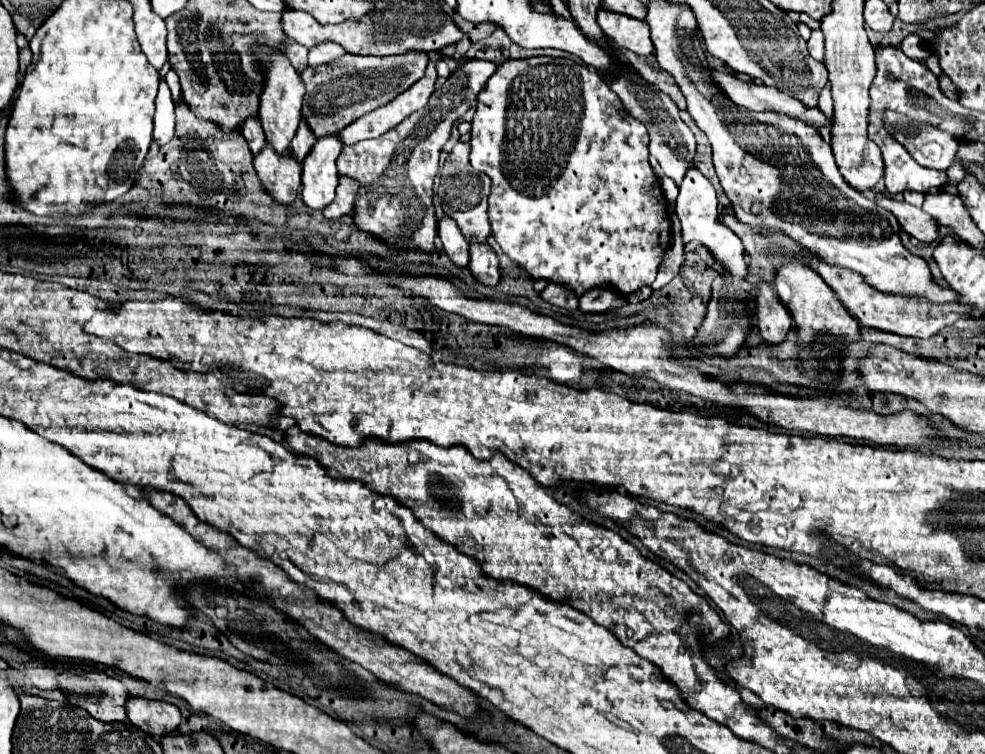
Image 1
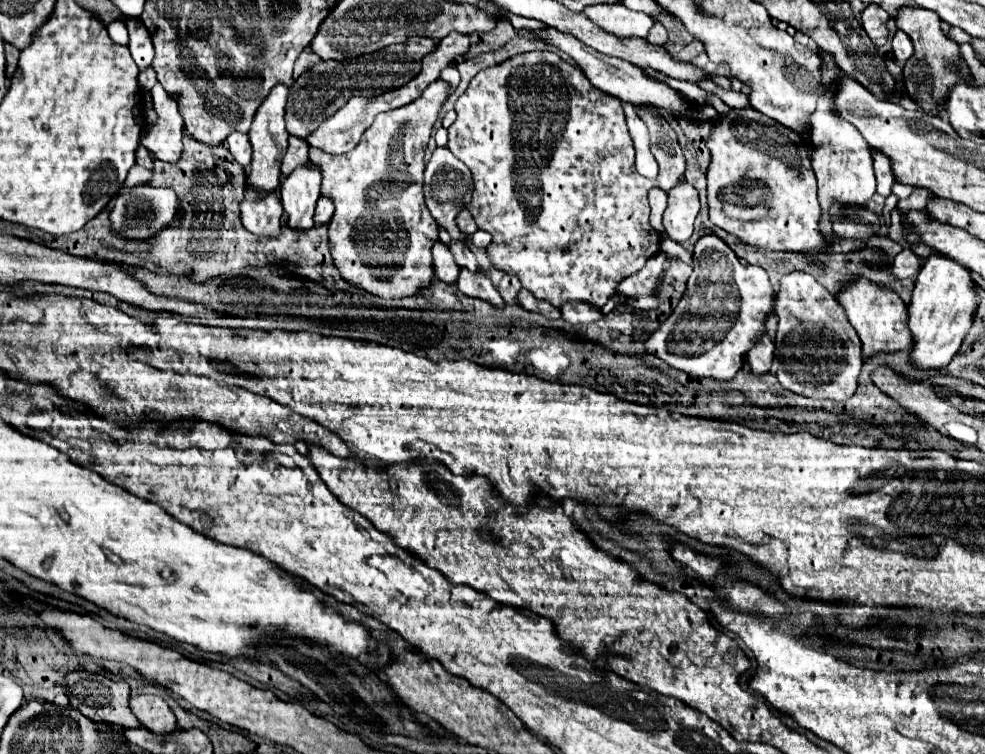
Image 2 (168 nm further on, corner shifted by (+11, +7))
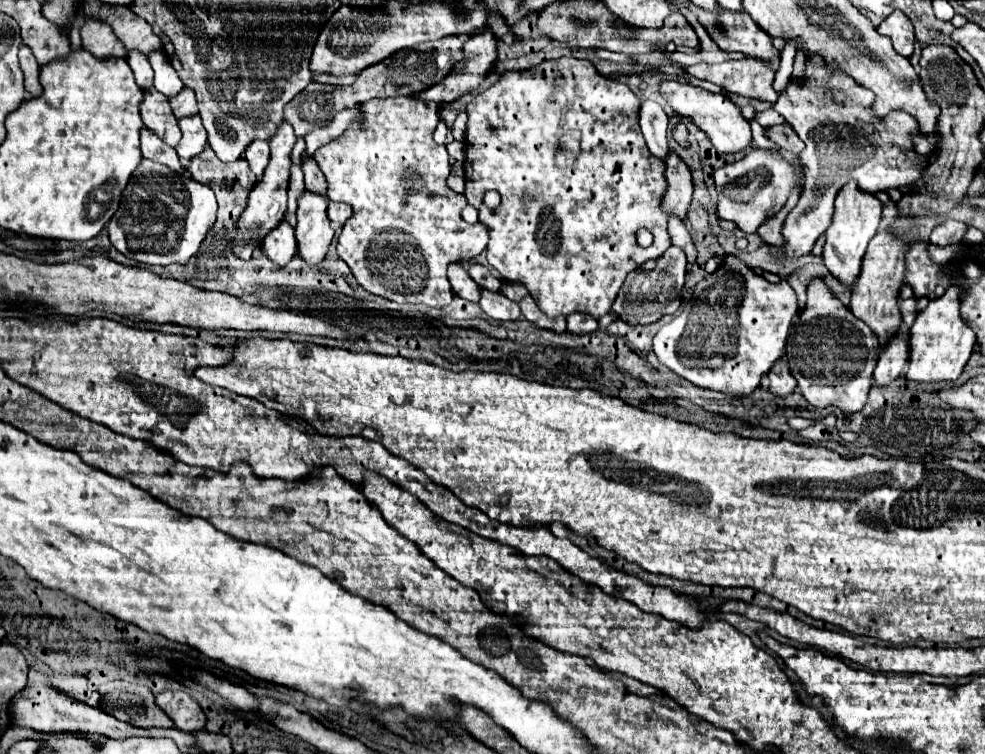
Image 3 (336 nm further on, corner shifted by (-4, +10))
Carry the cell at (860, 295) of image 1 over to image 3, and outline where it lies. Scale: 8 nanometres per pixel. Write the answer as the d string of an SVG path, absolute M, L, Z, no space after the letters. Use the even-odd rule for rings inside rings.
M899 336L891 338L887 346L881 348L877 368L873 372L873 386L889 386L891 380L903 376L907 372L907 356L909 342L901 340Z

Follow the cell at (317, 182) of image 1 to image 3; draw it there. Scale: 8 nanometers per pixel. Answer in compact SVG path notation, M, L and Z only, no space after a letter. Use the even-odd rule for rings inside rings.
M305 192L297 208L297 254L307 264L319 264L333 240L333 228L327 218L327 200L323 196Z

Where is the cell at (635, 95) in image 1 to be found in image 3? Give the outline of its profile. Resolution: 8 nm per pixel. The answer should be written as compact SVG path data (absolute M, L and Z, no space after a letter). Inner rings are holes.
M671 154L667 158L665 176L667 176L667 192L663 194L663 210L667 214L685 218L691 204L691 194L693 194L691 172L681 158Z

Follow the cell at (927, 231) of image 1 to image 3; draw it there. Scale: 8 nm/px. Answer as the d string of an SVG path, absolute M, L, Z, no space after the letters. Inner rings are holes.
M949 220L949 222L943 222L943 224L935 226L929 240L931 240L931 244L937 244L937 246L949 246L949 244L961 242L965 232L967 232L967 224Z

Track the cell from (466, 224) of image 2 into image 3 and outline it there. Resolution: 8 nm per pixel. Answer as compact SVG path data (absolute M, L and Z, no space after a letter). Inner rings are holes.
M375 98L363 102L359 110L363 112L363 122L353 122L345 134L315 154L315 162L327 180L329 200L347 202L353 208L353 216L345 222L337 240L337 254L367 292L399 304L445 308L453 300L453 290L447 280L449 264L473 262L475 256L485 250L489 234L481 222L463 222L459 212L467 202L445 184L451 164L445 146L433 140L439 124L437 104L415 98Z

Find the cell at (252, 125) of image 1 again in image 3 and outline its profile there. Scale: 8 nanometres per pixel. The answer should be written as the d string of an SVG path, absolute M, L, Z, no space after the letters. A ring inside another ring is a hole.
M255 140L255 142L247 148L245 158L247 158L247 162L249 162L253 174L255 174L257 178L261 178L263 172L265 172L265 168L267 168L267 164L269 164L269 158L271 158L269 142L265 142L265 140Z

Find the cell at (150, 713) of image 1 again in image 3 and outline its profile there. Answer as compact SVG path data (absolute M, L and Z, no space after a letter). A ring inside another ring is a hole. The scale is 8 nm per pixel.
M165 690L157 696L157 704L175 722L175 728L185 732L197 732L205 728L205 712L199 706L199 702L187 692Z

